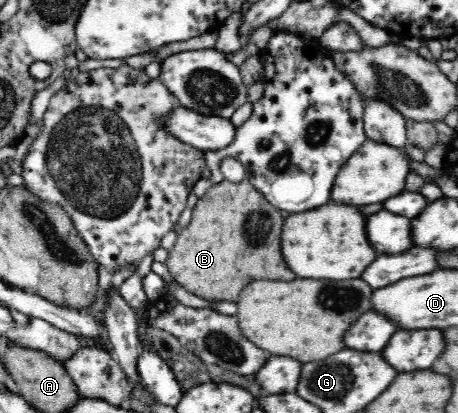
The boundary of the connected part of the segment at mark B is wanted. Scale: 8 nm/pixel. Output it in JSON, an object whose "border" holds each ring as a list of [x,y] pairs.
{"border":[[[223,179],[211,185],[197,200],[191,220],[177,234],[165,265],[173,280],[188,292],[208,302],[238,302],[242,288],[252,280],[296,280],[280,252],[278,236],[282,232],[282,222],[280,210],[274,208],[248,179],[239,183]]]}

